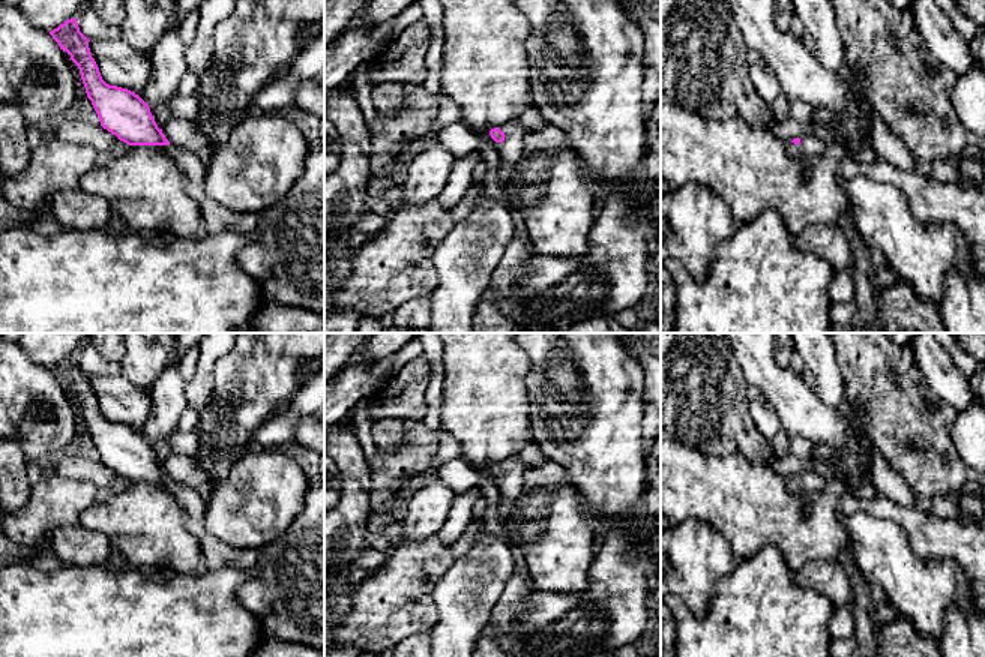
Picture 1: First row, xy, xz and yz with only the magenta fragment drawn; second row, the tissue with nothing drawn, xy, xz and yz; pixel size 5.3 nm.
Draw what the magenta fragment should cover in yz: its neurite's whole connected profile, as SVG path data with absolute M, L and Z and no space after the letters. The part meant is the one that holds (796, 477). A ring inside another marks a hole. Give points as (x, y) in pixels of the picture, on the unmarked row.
M809 470L800 474L794 474L791 478L787 482L787 489L790 494L800 494L805 489L811 492L820 492L826 489L826 480Z

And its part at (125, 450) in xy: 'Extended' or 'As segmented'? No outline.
Extended

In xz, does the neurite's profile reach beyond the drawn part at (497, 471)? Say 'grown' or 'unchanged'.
grown

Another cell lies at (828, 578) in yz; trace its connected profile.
M811 561L794 573L800 590L814 590L835 608L853 606L850 576L838 561Z

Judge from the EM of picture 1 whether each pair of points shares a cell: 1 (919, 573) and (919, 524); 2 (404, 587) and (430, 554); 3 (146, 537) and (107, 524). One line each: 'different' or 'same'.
1: different
2: same
3: same

